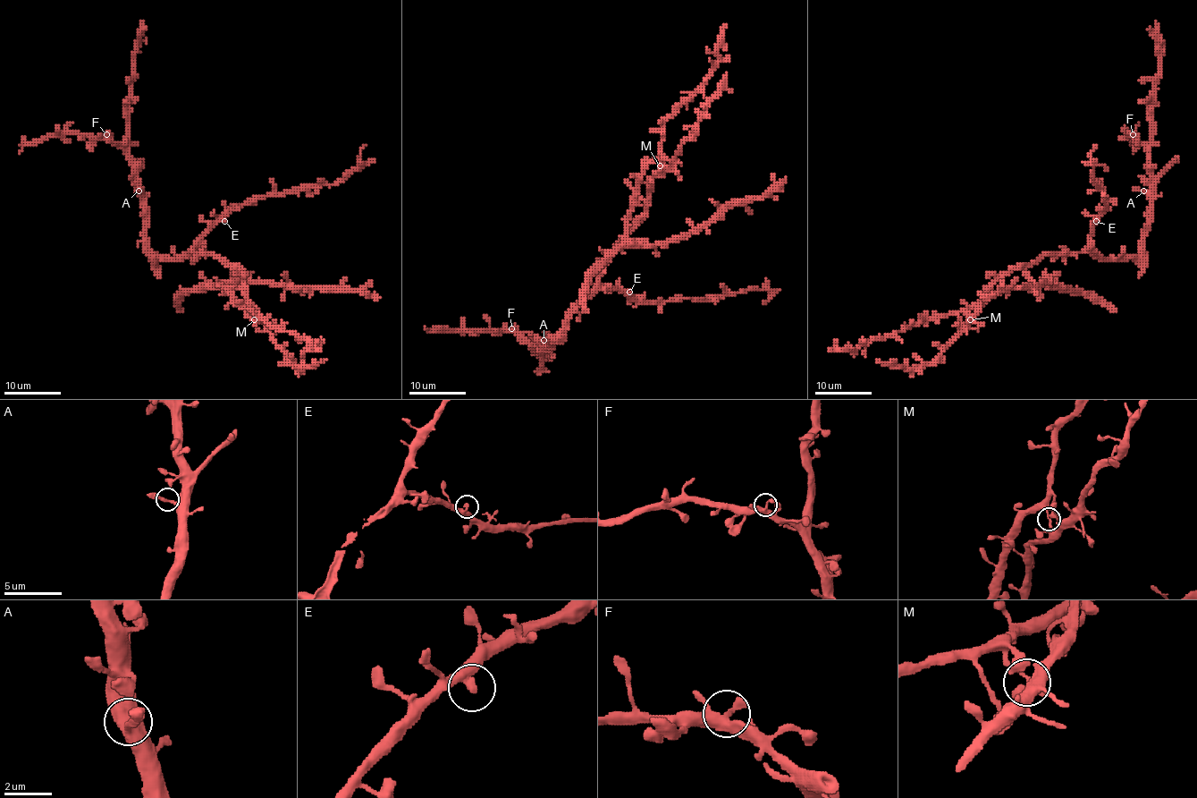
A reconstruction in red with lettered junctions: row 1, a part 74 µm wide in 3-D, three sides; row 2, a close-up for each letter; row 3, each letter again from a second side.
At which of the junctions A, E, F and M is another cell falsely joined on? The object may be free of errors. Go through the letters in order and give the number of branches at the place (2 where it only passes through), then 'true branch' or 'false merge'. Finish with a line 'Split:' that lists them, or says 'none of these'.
A: 2 | true branch
E: 2 | true branch
F: 2 | true branch
M: 2 | true branch
Split: none of these

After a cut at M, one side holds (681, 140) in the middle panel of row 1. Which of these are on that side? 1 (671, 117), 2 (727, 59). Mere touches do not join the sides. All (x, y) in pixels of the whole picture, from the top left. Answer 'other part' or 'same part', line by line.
1: other part
2: other part

